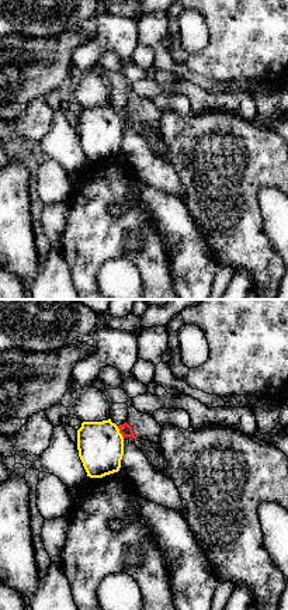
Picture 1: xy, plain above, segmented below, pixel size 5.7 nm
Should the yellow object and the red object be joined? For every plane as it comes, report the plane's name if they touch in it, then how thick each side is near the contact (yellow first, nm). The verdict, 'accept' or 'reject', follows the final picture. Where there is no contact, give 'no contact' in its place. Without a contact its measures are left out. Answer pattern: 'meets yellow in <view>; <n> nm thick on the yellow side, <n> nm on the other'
meets yellow in xy; 260 nm thick on the yellow side, 70 nm on the other

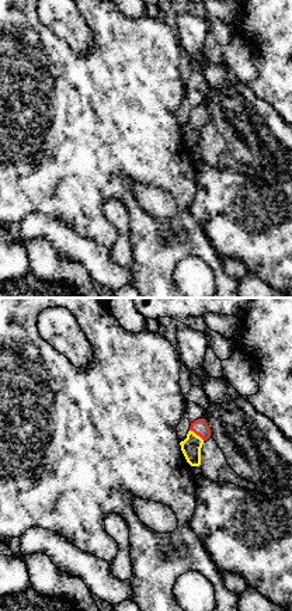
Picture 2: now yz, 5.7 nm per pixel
meets yellow in yz; 110 nm thick on the yellow side, 90 nm on the other

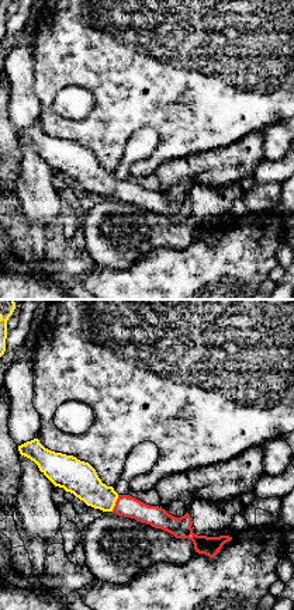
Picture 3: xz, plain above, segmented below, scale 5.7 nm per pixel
meets yellow in xz; 190 nm thick on the yellow side, 120 nm on the other

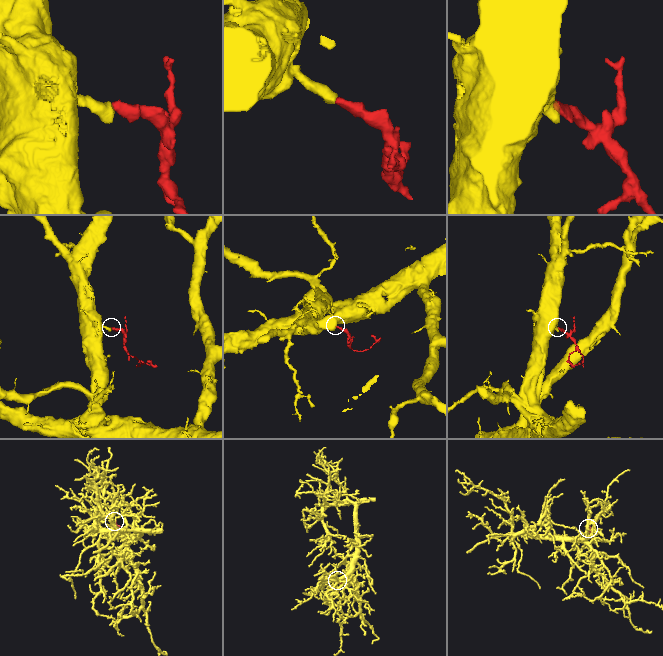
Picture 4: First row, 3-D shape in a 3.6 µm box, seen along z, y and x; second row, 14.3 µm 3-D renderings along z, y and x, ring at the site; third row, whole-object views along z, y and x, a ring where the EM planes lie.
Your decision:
accept

